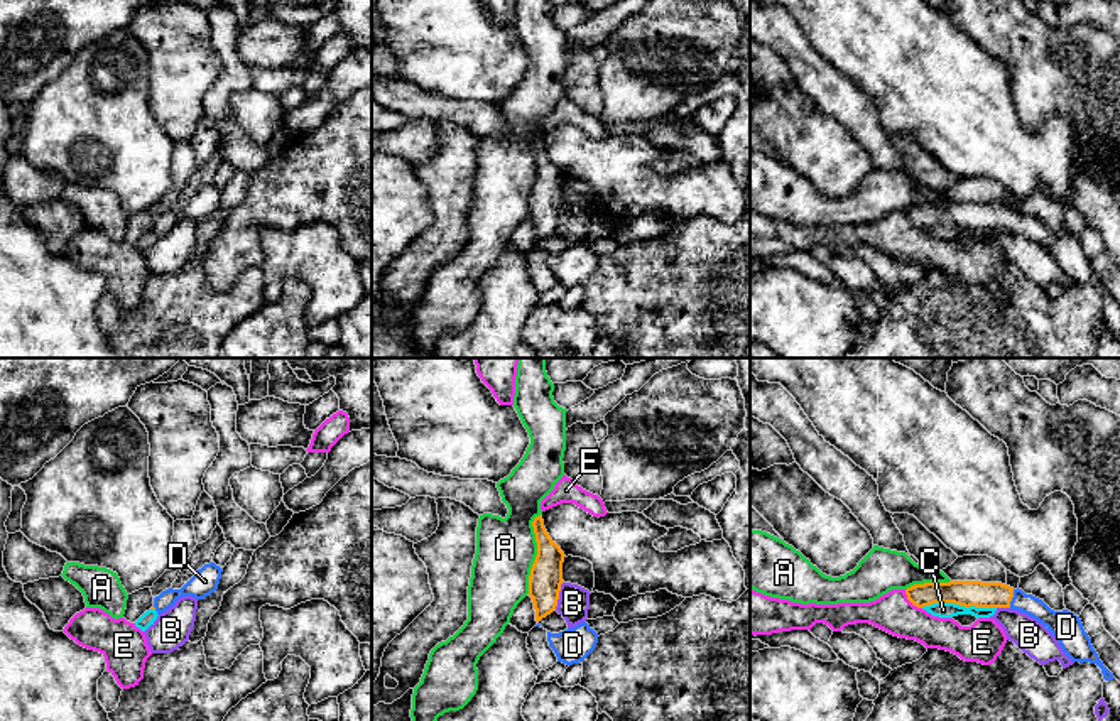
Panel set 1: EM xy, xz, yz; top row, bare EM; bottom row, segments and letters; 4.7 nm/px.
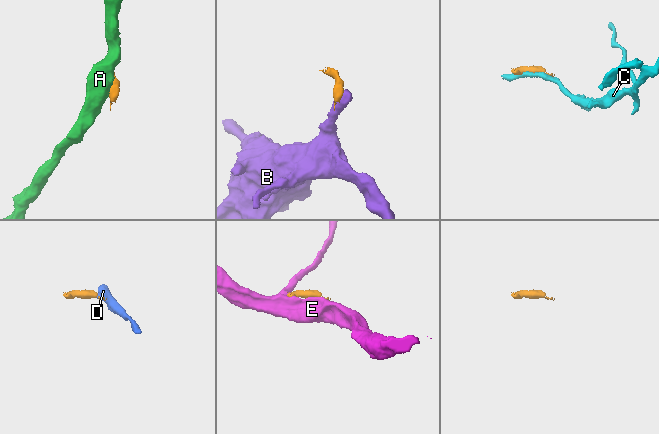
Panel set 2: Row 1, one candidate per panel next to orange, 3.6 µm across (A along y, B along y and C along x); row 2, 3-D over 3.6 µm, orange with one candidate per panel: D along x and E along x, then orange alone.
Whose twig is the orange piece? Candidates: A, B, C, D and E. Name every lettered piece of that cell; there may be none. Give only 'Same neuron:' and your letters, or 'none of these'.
Same neuron: D

